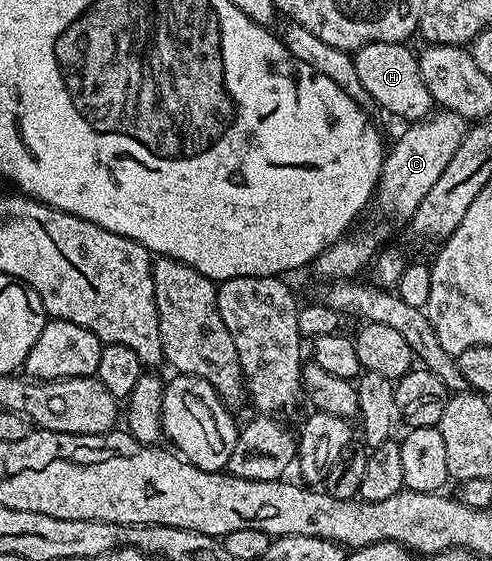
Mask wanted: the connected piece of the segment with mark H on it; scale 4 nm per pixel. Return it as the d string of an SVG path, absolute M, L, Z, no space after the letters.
M374 42L362 46L354 53L356 69L358 70L358 78L362 82L362 86L366 86L366 94L370 94L373 105L385 108L388 112L393 112L396 116L401 116L404 122L415 122L425 119L432 115L434 111L434 101L430 90L426 90L426 82L422 82L422 70L420 69L420 61L417 53L408 49L407 43L391 44L390 42Z

